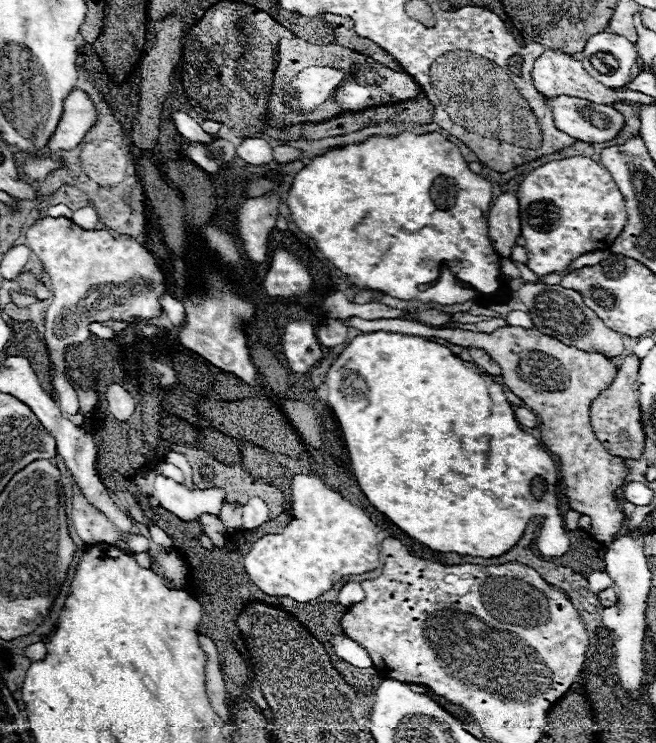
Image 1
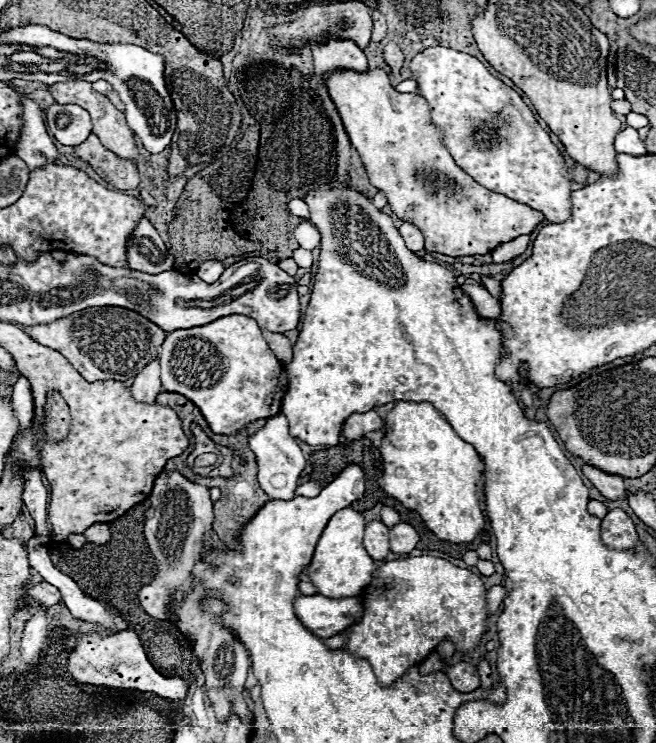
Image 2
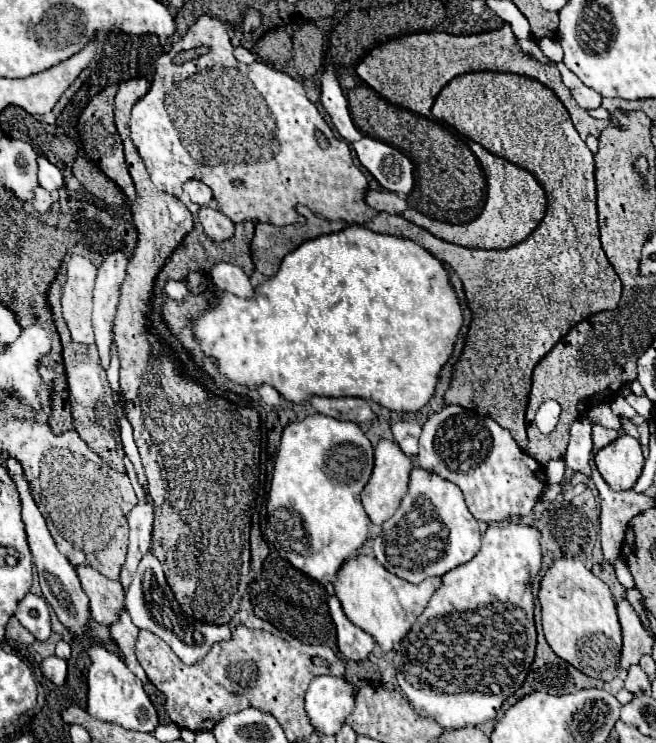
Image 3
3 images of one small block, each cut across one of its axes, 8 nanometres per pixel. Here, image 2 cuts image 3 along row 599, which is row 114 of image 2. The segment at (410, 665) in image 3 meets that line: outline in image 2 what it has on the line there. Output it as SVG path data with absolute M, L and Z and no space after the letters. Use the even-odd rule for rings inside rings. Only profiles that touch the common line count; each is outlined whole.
M444 46L418 52L410 70L418 76L418 94L430 104L434 124L444 128L446 148L468 176L542 212L548 222L570 218L572 190L566 162L518 92L494 78L474 56Z

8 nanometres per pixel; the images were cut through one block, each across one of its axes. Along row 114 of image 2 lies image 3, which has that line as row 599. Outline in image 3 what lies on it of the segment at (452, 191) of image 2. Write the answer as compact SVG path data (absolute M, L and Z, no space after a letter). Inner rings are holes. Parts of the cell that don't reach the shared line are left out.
M356 556L344 562L342 570L338 572L338 580L334 584L336 596L342 602L344 614L348 620L368 632L384 652L390 652L402 638L408 634L416 618L424 612L426 604L430 602L434 590L442 584L440 576L432 576L420 584L410 584L392 572L388 572L382 564L368 556Z

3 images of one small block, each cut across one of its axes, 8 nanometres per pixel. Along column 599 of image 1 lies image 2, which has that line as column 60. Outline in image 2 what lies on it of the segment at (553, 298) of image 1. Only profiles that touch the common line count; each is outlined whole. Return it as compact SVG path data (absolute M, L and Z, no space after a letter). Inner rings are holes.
M92 306L82 312L74 312L66 318L58 318L50 324L38 324L38 326L22 326L18 324L28 336L38 340L40 344L46 344L48 348L54 348L62 352L68 362L88 380L128 380L134 378L154 356L158 356L158 348L162 346L162 340L166 338L166 332L162 332L156 324L150 324L150 320L138 316L134 310L118 308L118 306Z

